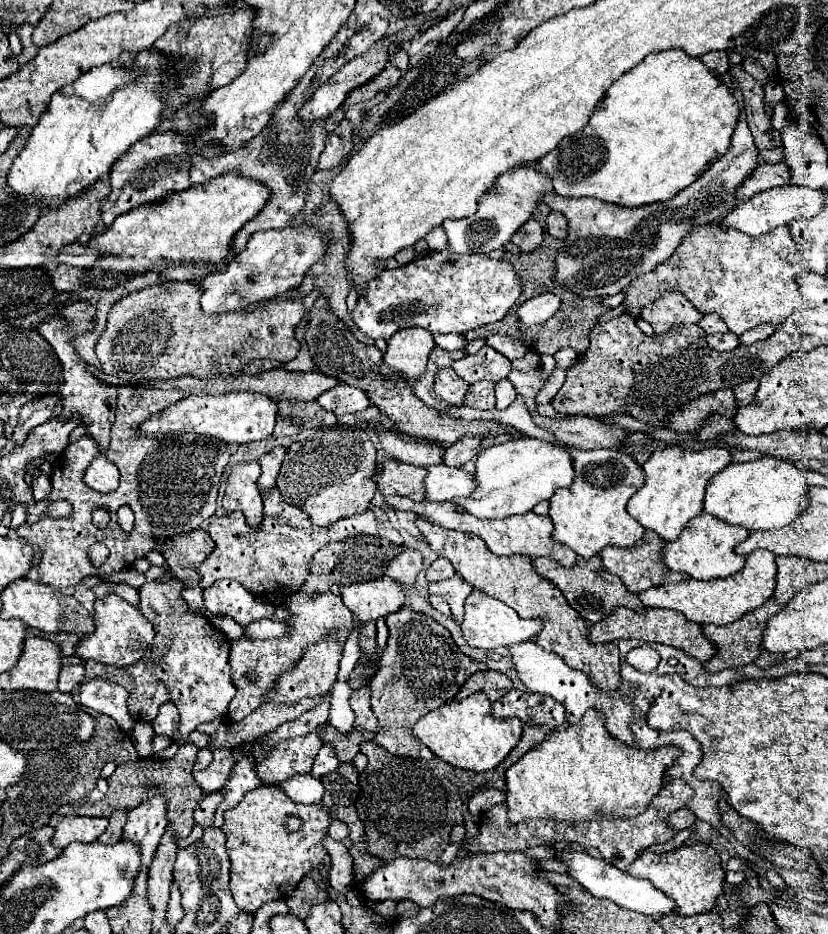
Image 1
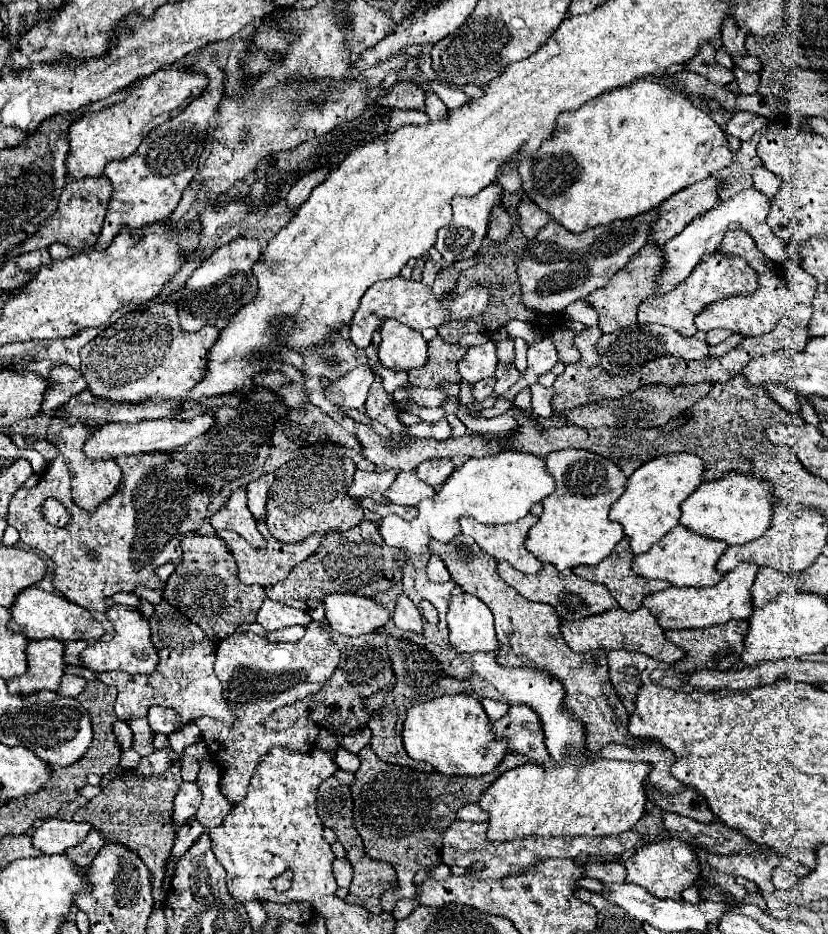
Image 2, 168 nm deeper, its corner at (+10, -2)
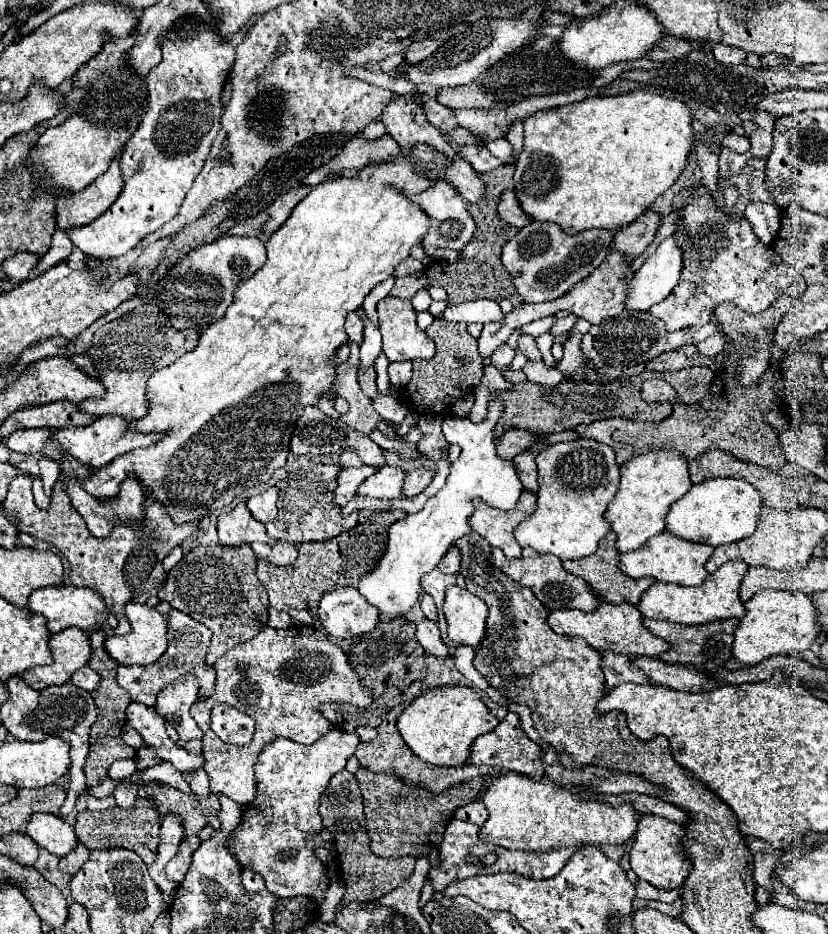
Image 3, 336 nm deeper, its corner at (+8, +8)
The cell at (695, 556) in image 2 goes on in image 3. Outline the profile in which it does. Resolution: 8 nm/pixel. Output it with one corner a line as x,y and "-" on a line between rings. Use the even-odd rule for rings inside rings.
663,531
655,535
651,541
647,541
643,547
631,553
621,553
619,557
619,569
633,577
655,577
657,581
667,581
667,583
679,583
679,585
689,585
689,587
699,587
707,577
705,563
713,555
711,545
701,545
695,541
683,541
681,537
673,537
673,533

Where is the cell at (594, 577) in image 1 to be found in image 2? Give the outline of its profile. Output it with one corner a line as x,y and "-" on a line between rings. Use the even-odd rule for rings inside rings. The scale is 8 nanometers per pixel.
501,561
499,567
497,567
497,573
499,577
511,585
513,589
517,589
525,599
529,601
541,601
541,603
549,603
557,615
563,619
563,621
575,621
575,619
581,619
581,617
589,617
589,615
599,615
603,611
609,611
609,609
615,609
619,607
617,601
611,597
609,589
605,585
599,585
599,583
591,583
583,577
577,577
573,571
557,571
553,565
545,565
539,573
535,575
523,575
519,573
517,569
513,569
509,563

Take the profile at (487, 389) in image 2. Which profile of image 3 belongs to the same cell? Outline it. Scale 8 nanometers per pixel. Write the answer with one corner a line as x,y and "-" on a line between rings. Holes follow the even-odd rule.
501,345
501,347
491,355
491,365
501,371
501,369
505,369
505,367
513,361
513,357
515,357
515,351
513,351
509,345

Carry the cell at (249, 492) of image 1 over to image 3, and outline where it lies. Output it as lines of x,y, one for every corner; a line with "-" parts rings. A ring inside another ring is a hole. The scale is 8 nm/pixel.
239,503
233,511
219,517
217,531
219,543
223,545
241,545
253,541
273,543
273,539
265,531
265,525
261,521
255,521
255,517
251,517
245,503

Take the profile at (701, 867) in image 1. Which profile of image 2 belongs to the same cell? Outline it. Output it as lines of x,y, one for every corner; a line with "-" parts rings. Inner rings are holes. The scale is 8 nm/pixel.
667,837
661,841
653,841
637,849
627,861
627,883
637,883
649,891
649,895
657,899
681,899
681,891
695,885
699,881
701,869
699,859
693,851
693,847
679,837

